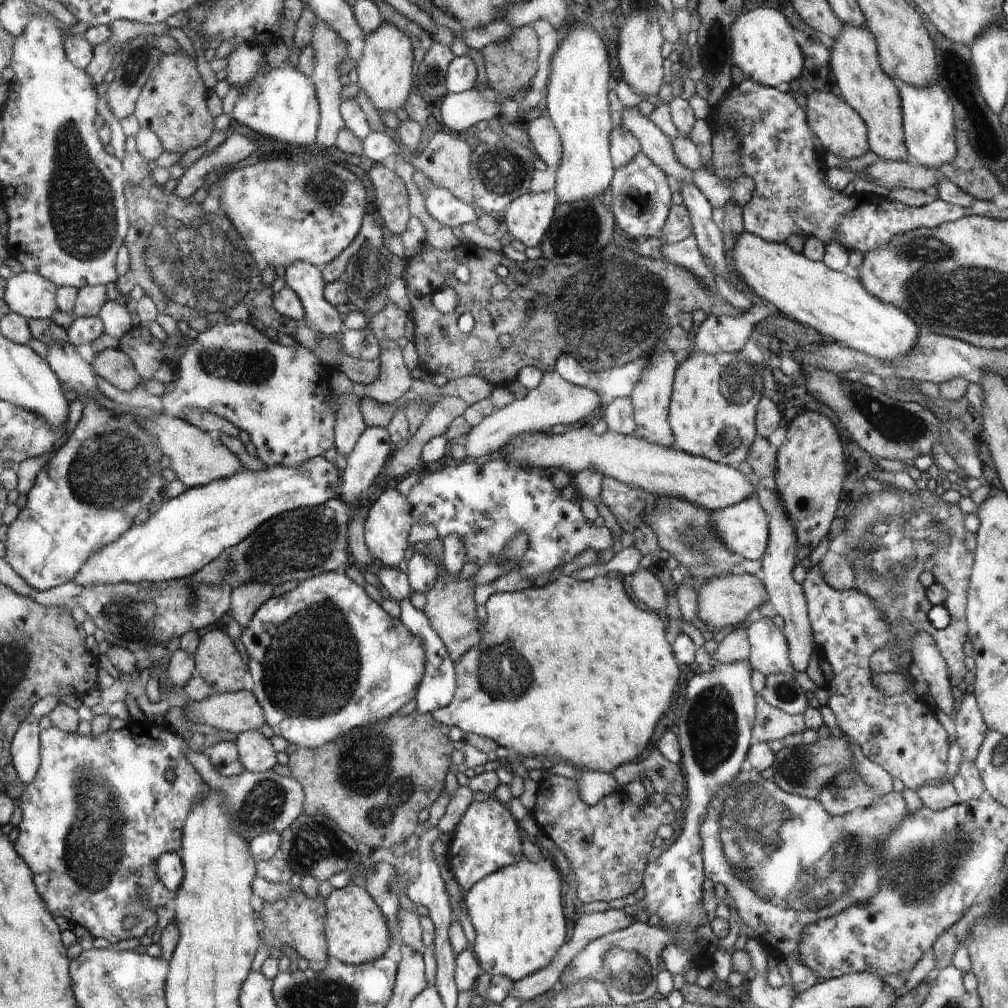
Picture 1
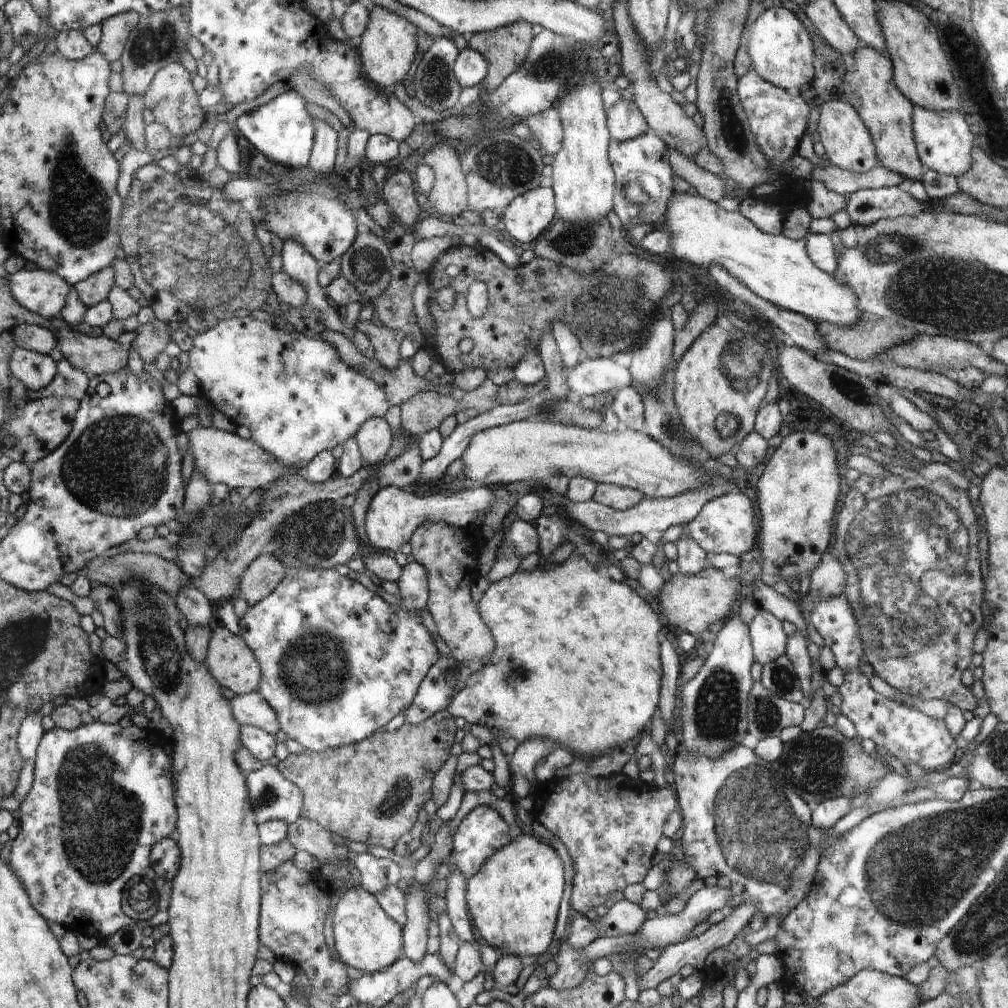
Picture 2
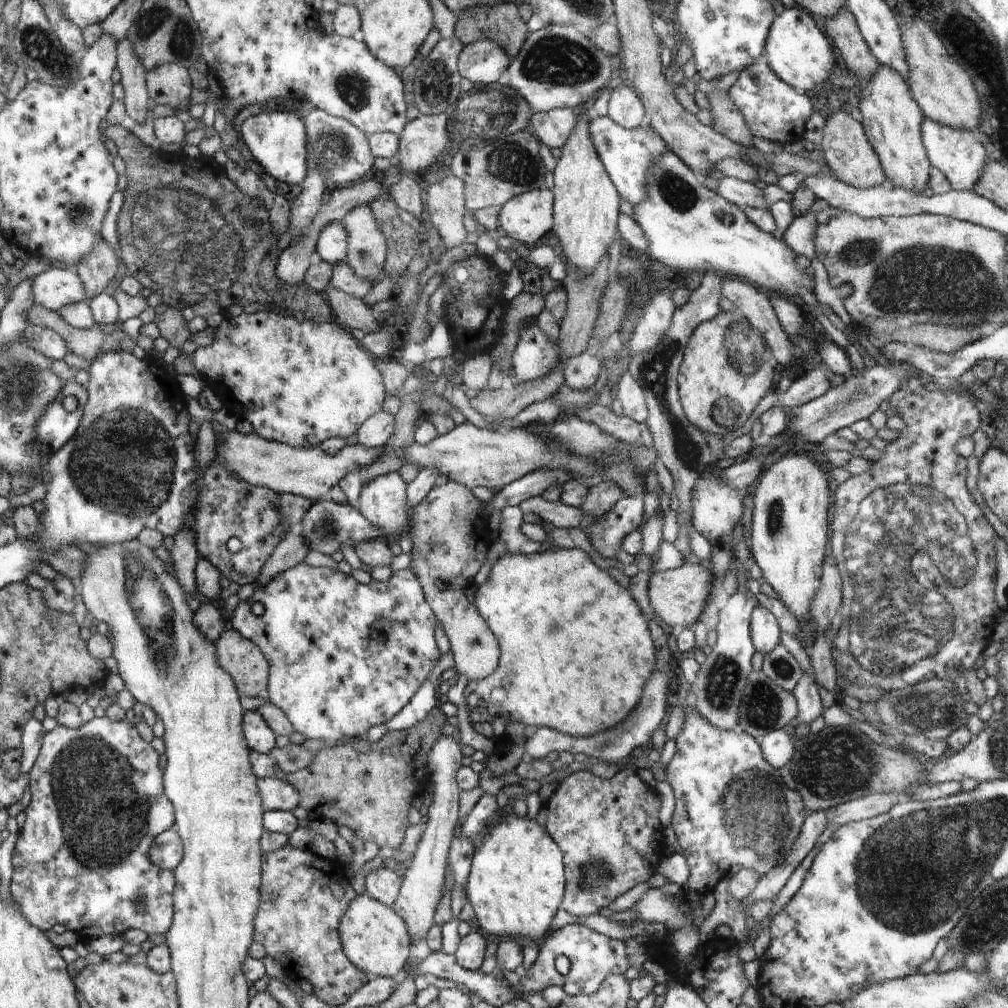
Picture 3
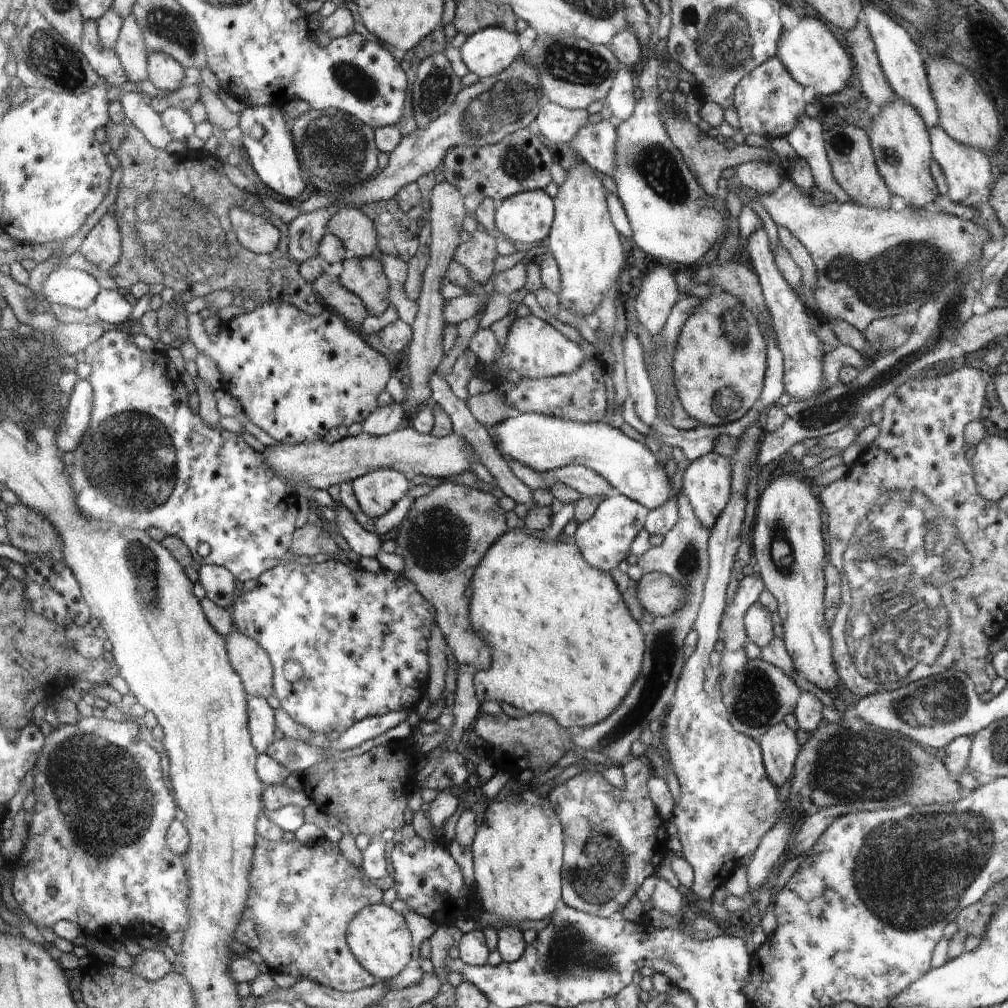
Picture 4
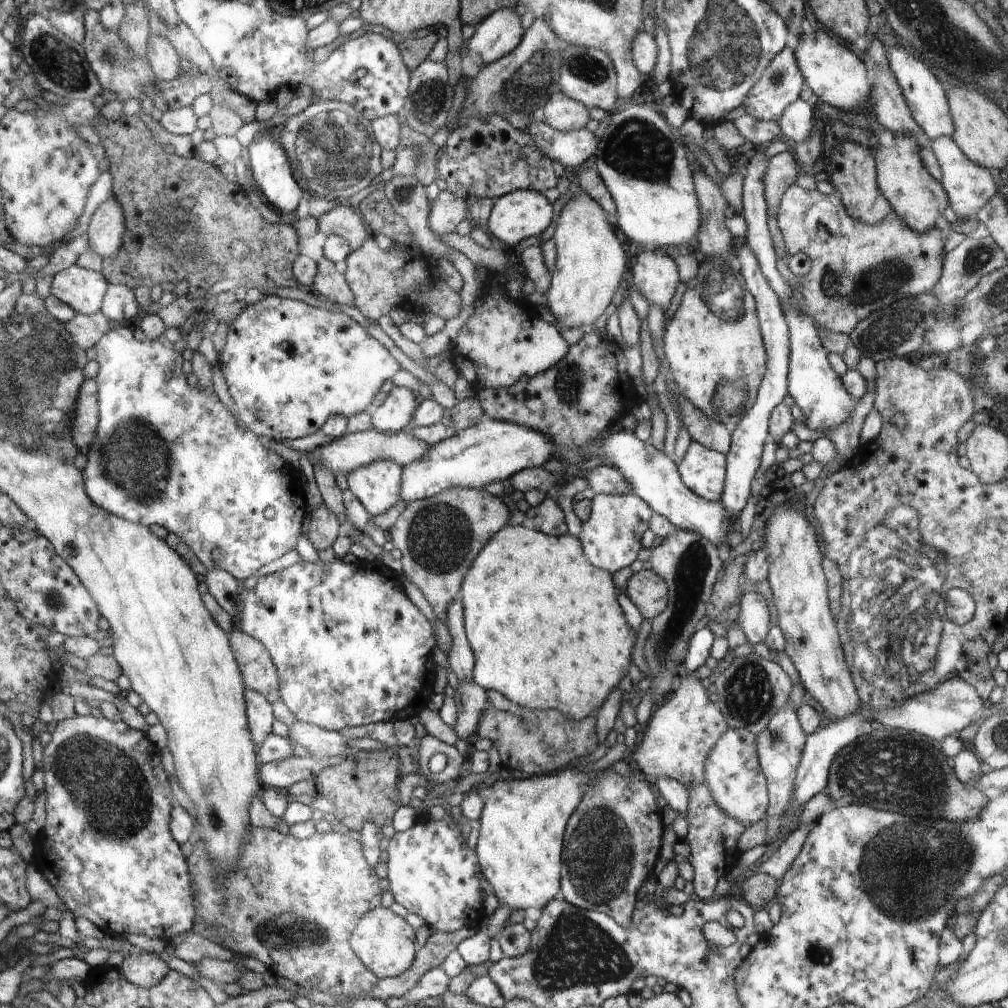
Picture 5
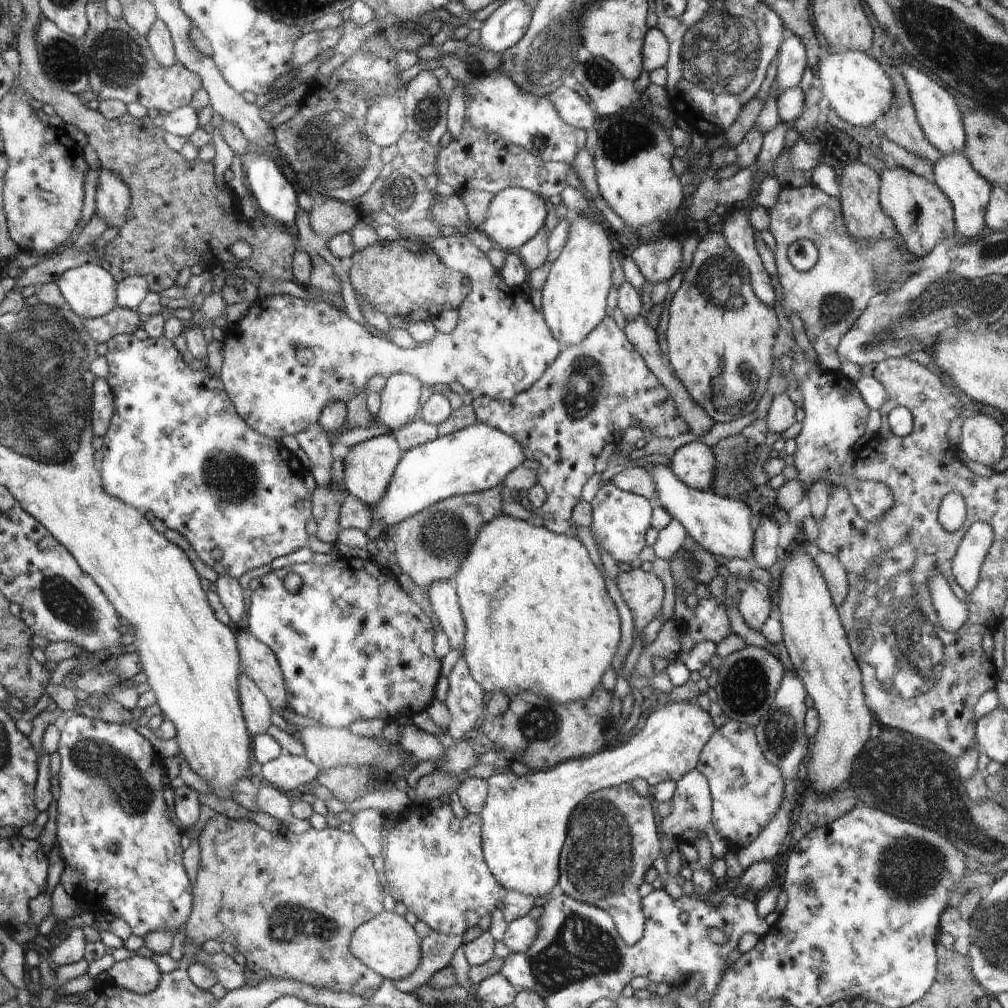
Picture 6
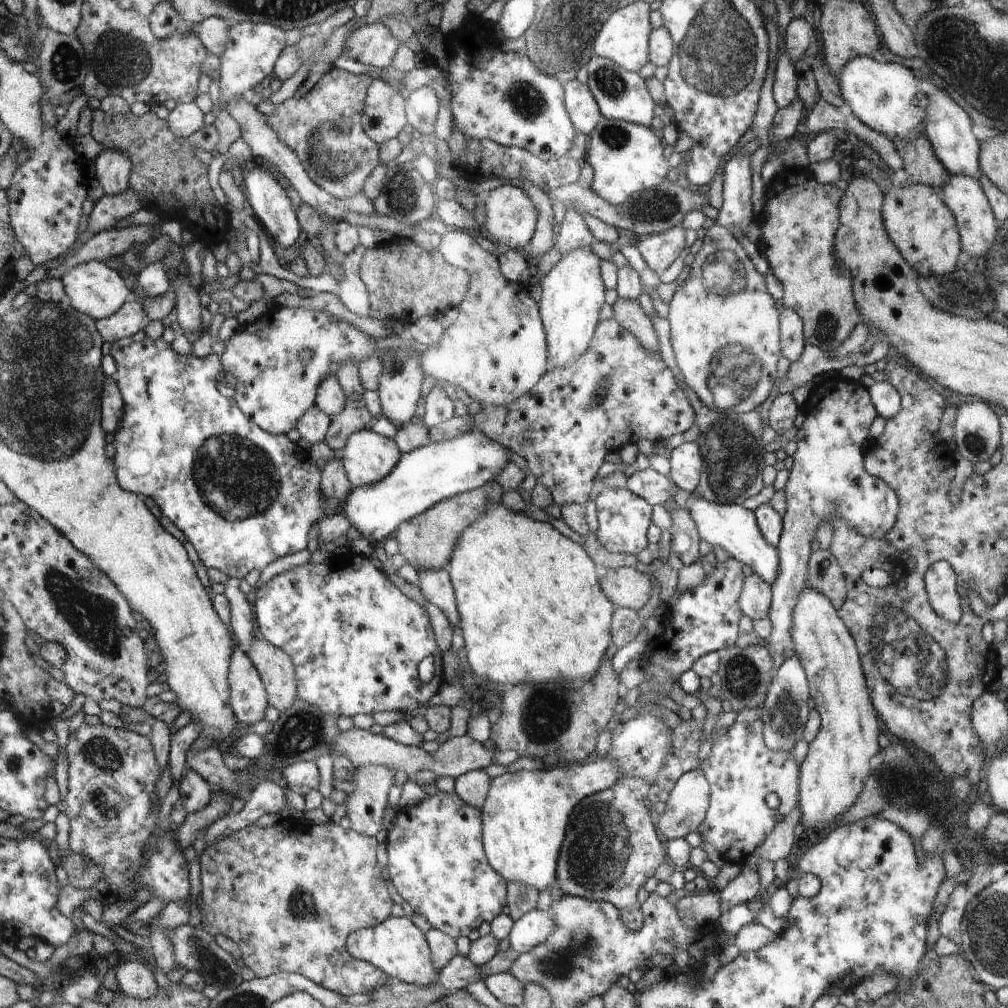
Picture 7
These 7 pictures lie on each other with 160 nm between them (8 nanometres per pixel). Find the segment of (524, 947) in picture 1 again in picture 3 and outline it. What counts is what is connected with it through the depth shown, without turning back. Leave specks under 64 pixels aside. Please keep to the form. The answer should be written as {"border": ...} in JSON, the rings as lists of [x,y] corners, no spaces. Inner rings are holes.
{"border":[[[504,813],[498,824],[492,826],[490,834],[486,834],[486,840],[475,850],[472,858],[466,896],[476,914],[475,927],[484,935],[492,934],[502,938],[509,936],[513,941],[513,937],[518,941],[521,937],[529,937],[535,942],[544,936],[548,928],[551,928],[550,920],[554,918],[564,892],[564,864],[560,850],[557,842],[536,824],[536,820]]]}

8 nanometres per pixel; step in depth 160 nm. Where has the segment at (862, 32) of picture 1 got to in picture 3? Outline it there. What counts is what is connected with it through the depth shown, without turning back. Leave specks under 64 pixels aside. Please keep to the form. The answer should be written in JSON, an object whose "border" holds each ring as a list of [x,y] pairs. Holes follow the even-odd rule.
{"border":[[[882,65],[872,81],[868,81],[868,87],[861,90],[859,95],[861,124],[866,139],[878,156],[887,184],[921,194],[929,182],[931,165],[922,141],[921,125],[925,118],[911,96],[909,84],[894,70]]]}

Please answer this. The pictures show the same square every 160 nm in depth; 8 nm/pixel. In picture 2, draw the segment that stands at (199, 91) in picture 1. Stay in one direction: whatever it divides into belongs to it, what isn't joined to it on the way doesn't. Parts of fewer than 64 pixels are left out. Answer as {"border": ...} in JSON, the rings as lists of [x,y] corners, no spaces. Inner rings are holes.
{"border":[[[178,63],[164,66],[153,78],[149,90],[143,94],[143,102],[154,115],[155,121],[166,125],[173,139],[200,129],[204,122],[204,109],[198,104],[198,94],[192,86],[192,76]]]}

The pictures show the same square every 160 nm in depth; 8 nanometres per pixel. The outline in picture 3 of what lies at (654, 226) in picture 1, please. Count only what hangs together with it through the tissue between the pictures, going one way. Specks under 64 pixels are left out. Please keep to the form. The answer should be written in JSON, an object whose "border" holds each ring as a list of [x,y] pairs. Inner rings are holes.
{"border":[[[597,117],[590,120],[589,132],[592,135],[594,147],[597,148],[597,154],[604,164],[609,178],[614,182],[614,187],[618,188],[621,196],[629,201],[632,207],[636,207],[647,196],[645,178],[649,166],[668,147],[662,138],[646,124],[638,129],[626,129],[614,123],[609,117]]]}

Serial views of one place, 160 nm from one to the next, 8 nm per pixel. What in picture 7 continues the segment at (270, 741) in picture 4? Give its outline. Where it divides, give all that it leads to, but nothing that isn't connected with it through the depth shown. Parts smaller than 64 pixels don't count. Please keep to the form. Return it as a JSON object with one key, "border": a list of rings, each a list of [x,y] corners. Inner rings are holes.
{"border":[[[240,648],[232,658],[229,685],[233,711],[237,714],[238,720],[248,725],[264,720],[268,706],[266,686],[254,662],[247,654],[240,652]]]}

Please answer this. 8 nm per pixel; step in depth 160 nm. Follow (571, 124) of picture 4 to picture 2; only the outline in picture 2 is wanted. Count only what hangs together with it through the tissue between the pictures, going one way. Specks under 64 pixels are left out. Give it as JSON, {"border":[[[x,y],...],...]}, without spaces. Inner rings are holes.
{"border":[[[556,105],[524,119],[536,145],[546,154],[556,154],[563,143],[563,126]]]}

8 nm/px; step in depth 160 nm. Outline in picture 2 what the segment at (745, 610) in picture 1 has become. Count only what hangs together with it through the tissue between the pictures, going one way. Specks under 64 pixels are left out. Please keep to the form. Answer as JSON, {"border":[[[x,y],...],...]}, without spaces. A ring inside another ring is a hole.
{"border":[[[710,567],[692,576],[679,572],[673,574],[662,585],[657,598],[669,624],[686,630],[697,638],[712,622],[728,618],[741,585],[738,578],[725,578],[720,569]]]}

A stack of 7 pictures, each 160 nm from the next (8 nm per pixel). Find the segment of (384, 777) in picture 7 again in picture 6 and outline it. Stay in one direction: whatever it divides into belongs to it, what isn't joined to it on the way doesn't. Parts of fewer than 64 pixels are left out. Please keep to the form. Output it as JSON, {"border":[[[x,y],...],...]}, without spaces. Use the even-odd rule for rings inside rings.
{"border":[[[359,809],[353,813],[351,832],[357,835],[368,854],[378,856],[383,849],[383,813],[376,809]]]}

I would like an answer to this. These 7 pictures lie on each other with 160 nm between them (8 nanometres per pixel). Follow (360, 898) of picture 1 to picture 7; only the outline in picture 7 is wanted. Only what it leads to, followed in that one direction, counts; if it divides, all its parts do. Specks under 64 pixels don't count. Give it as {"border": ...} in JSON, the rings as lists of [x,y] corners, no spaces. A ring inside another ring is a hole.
{"border":[[[407,916],[392,917],[380,925],[358,929],[358,934],[350,938],[350,950],[354,950],[354,958],[372,963],[382,969],[390,979],[405,983],[414,983],[421,987],[430,987],[436,984],[440,972],[435,969],[428,938],[410,922]]]}

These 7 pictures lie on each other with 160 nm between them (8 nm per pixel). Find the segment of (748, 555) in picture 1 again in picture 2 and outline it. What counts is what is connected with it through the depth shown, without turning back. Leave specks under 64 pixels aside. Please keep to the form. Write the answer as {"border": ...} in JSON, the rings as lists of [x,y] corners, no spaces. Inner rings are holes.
{"border":[[[732,490],[729,493],[709,500],[700,512],[686,526],[675,524],[664,531],[662,539],[664,543],[676,542],[684,533],[692,535],[696,542],[705,550],[706,553],[728,553],[734,554],[739,558],[744,558],[742,552],[748,551],[752,546],[754,538],[754,506],[752,502],[739,490]]]}

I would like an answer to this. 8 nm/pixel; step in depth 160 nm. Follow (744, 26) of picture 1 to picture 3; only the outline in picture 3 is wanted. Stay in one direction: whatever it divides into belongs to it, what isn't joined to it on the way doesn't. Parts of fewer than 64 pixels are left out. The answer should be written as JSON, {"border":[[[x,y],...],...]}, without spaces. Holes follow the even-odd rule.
{"border":[[[800,8],[785,9],[771,25],[767,39],[767,63],[790,87],[810,93],[817,84],[826,83],[835,70],[834,52],[827,37],[809,13],[802,12]]]}

